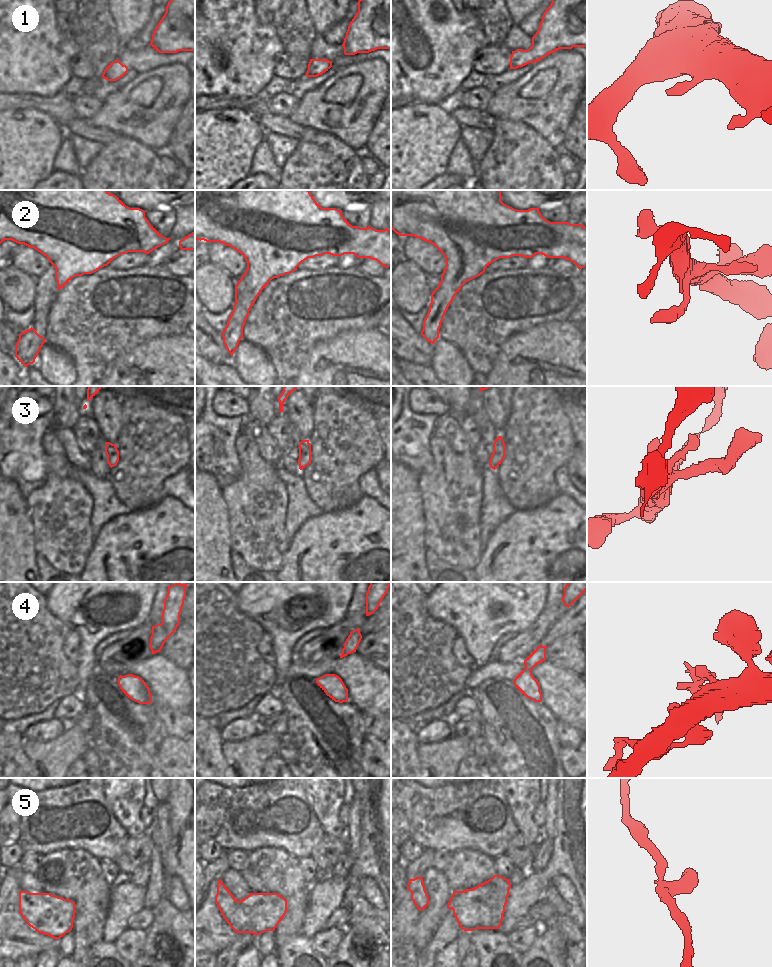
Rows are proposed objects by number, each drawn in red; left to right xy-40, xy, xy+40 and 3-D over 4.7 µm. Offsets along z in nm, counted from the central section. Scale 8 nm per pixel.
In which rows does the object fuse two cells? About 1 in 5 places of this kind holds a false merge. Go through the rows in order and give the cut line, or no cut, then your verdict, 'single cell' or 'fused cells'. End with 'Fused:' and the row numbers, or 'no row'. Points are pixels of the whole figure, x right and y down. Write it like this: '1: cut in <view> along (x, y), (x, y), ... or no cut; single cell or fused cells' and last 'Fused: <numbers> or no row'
1: no cut; single cell
2: no cut; single cell
3: no cut; single cell
4: cut in xy+40 along (539, 645), (545, 650); fused cells
5: no cut; single cell
Fused: 4

